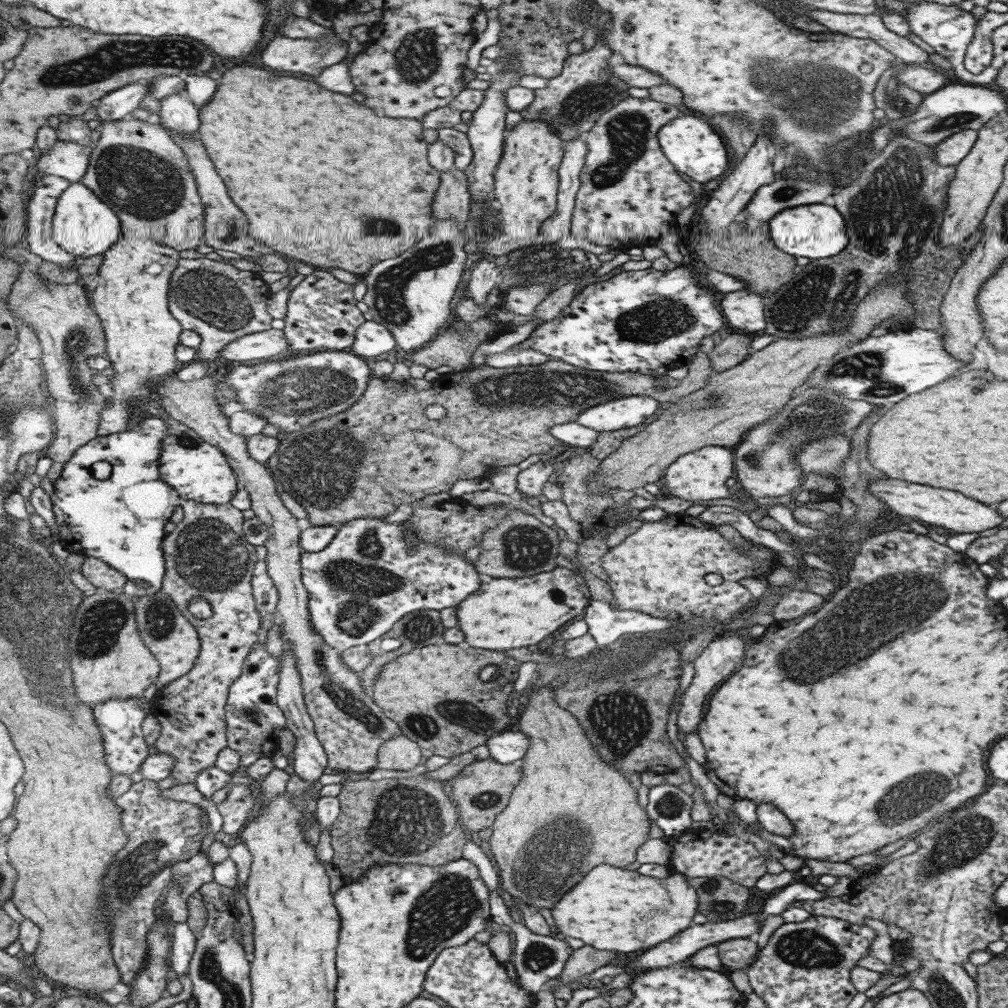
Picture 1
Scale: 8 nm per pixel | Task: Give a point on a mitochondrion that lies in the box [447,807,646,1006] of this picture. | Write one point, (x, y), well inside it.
(539, 956)

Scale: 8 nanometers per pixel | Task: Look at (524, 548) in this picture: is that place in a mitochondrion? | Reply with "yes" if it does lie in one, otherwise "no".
yes

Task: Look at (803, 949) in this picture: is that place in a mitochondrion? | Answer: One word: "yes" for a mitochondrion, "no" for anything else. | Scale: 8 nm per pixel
yes

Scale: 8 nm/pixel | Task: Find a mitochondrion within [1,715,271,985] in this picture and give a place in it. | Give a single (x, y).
(138, 868)

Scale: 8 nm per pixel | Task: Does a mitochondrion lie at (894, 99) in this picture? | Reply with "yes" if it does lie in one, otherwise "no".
yes

